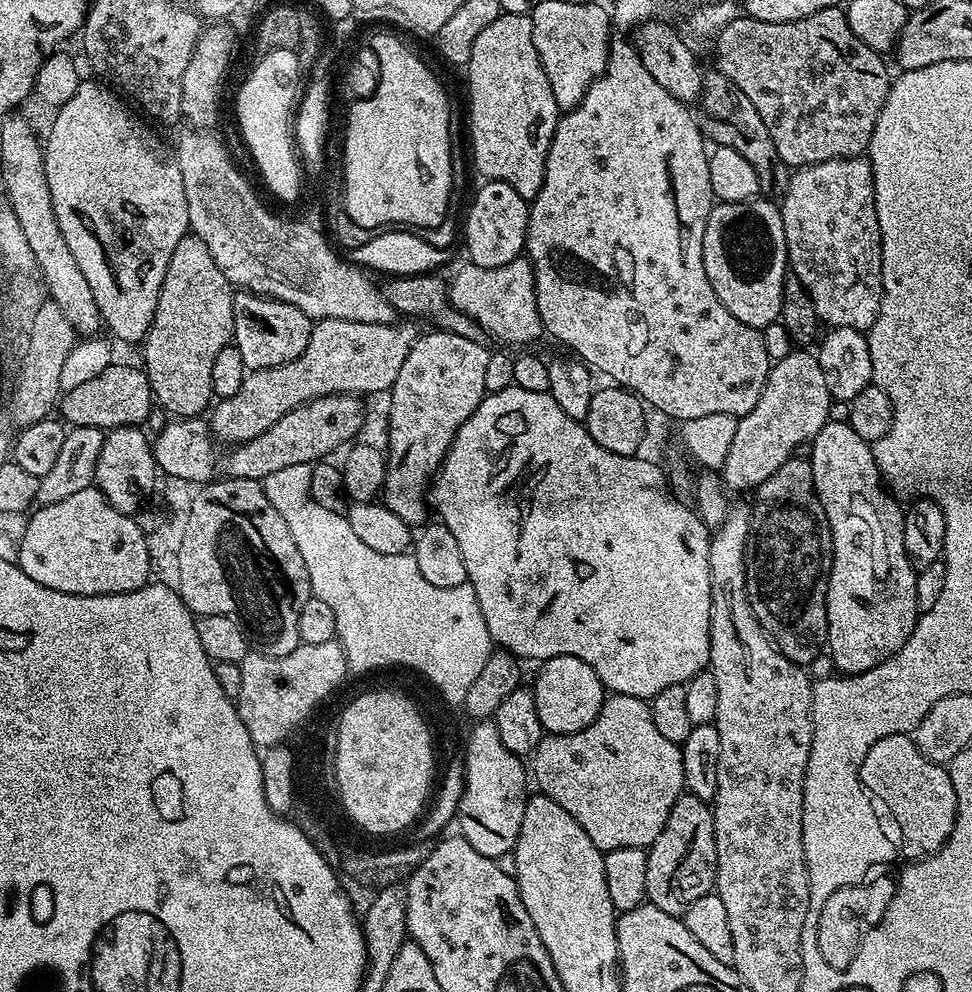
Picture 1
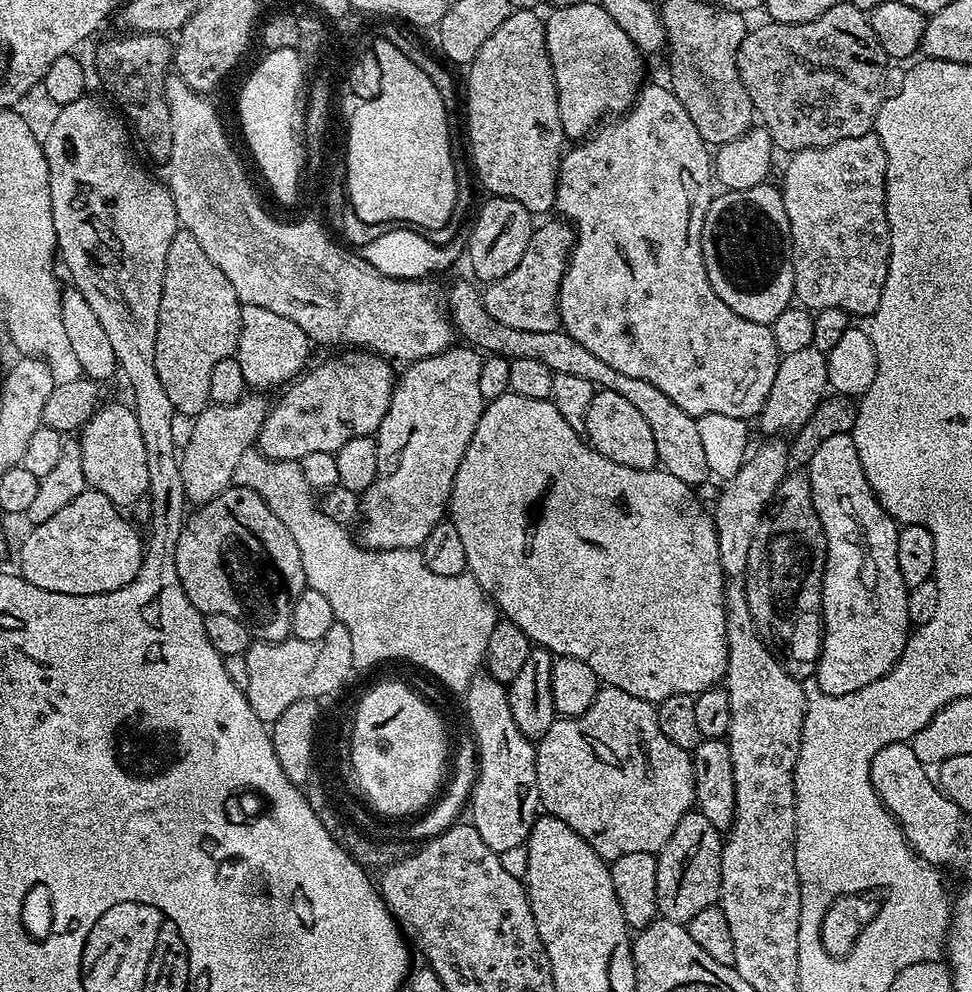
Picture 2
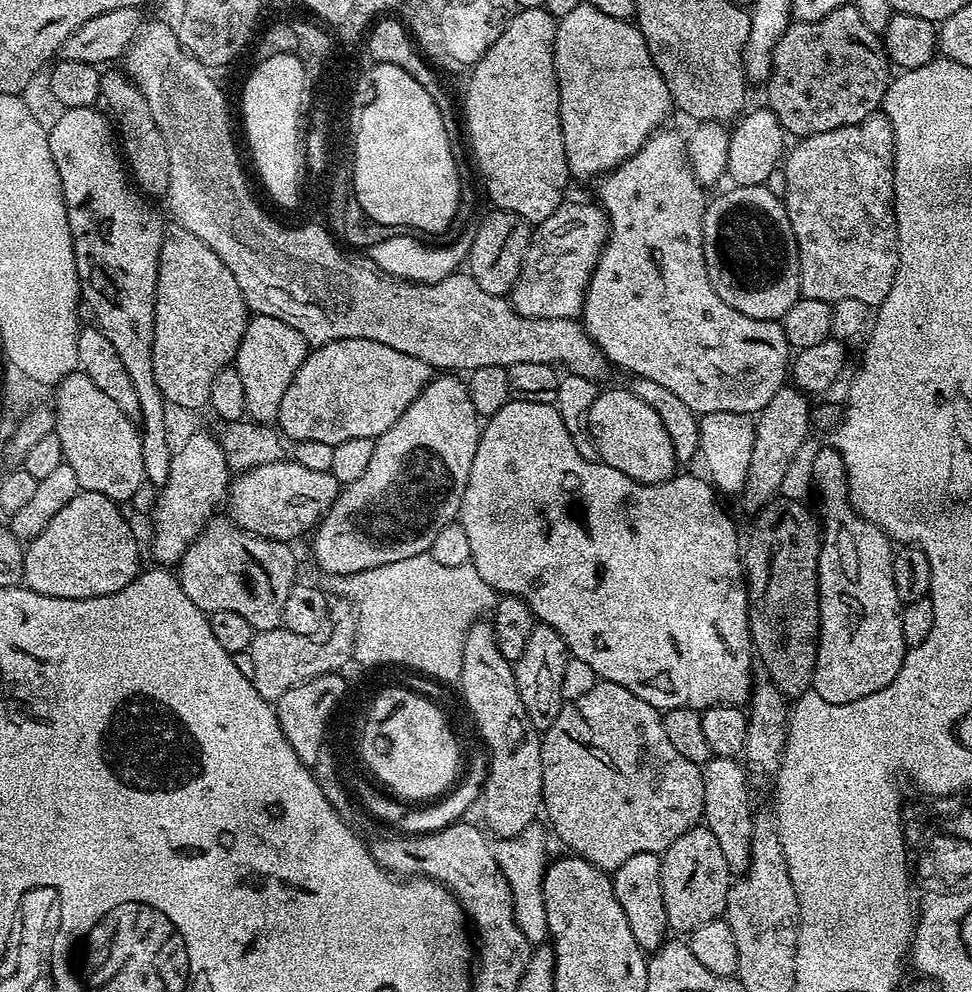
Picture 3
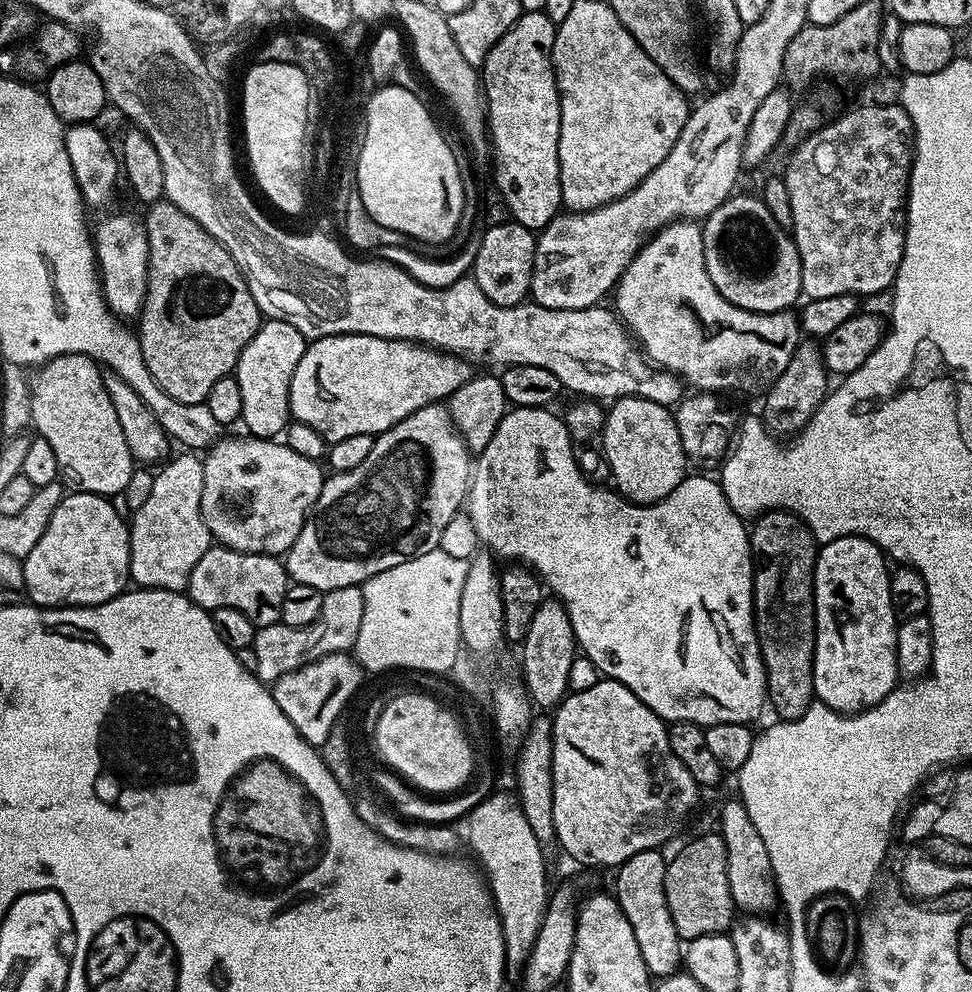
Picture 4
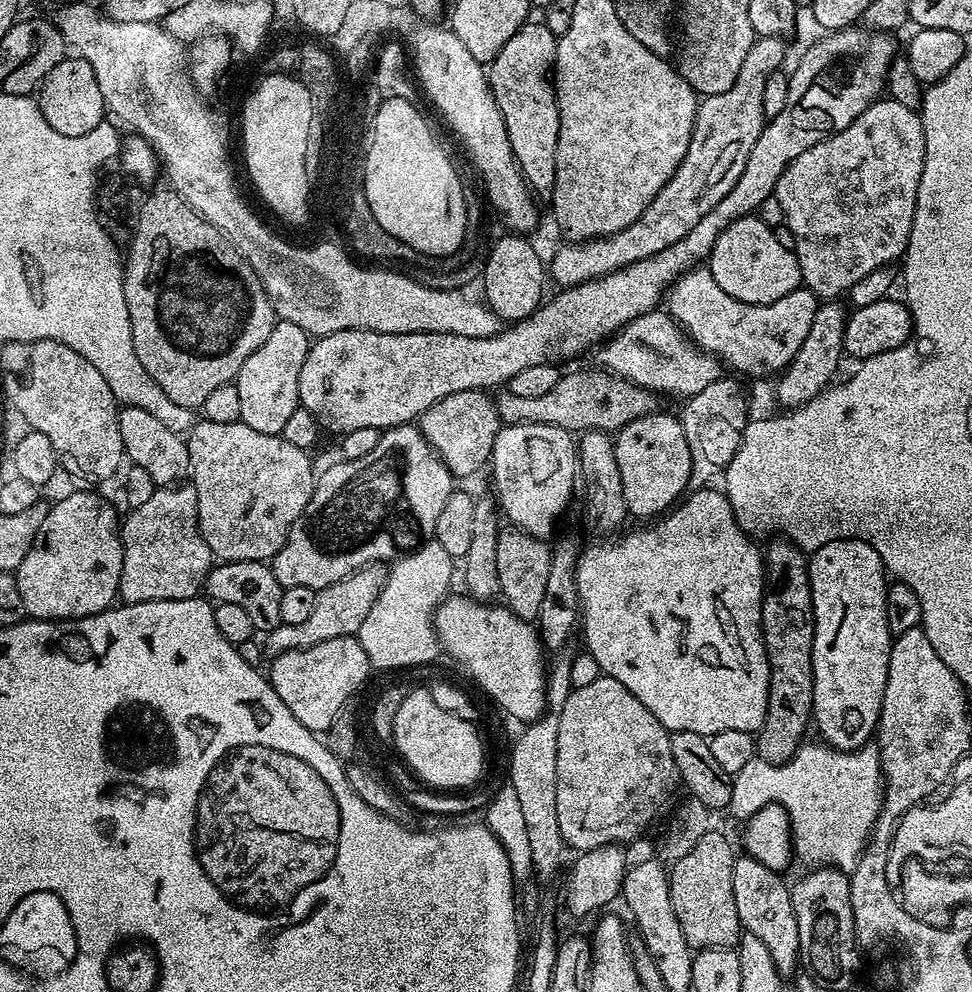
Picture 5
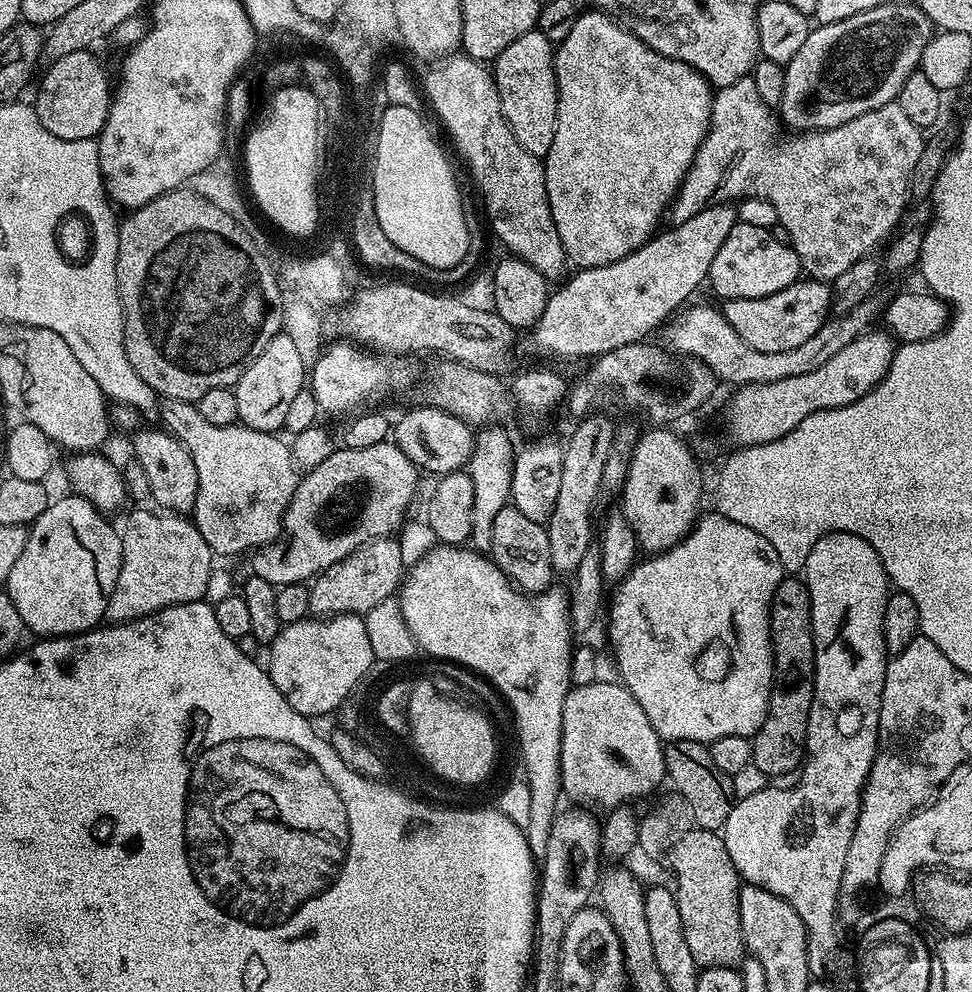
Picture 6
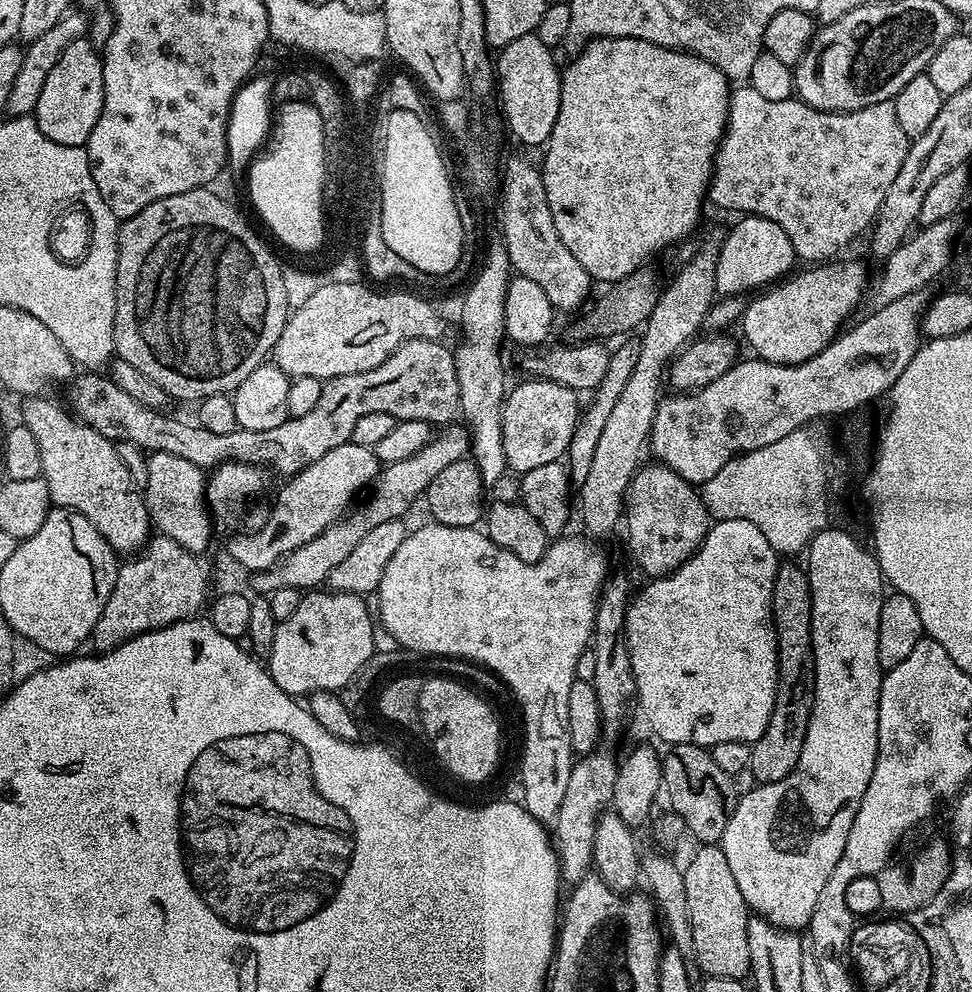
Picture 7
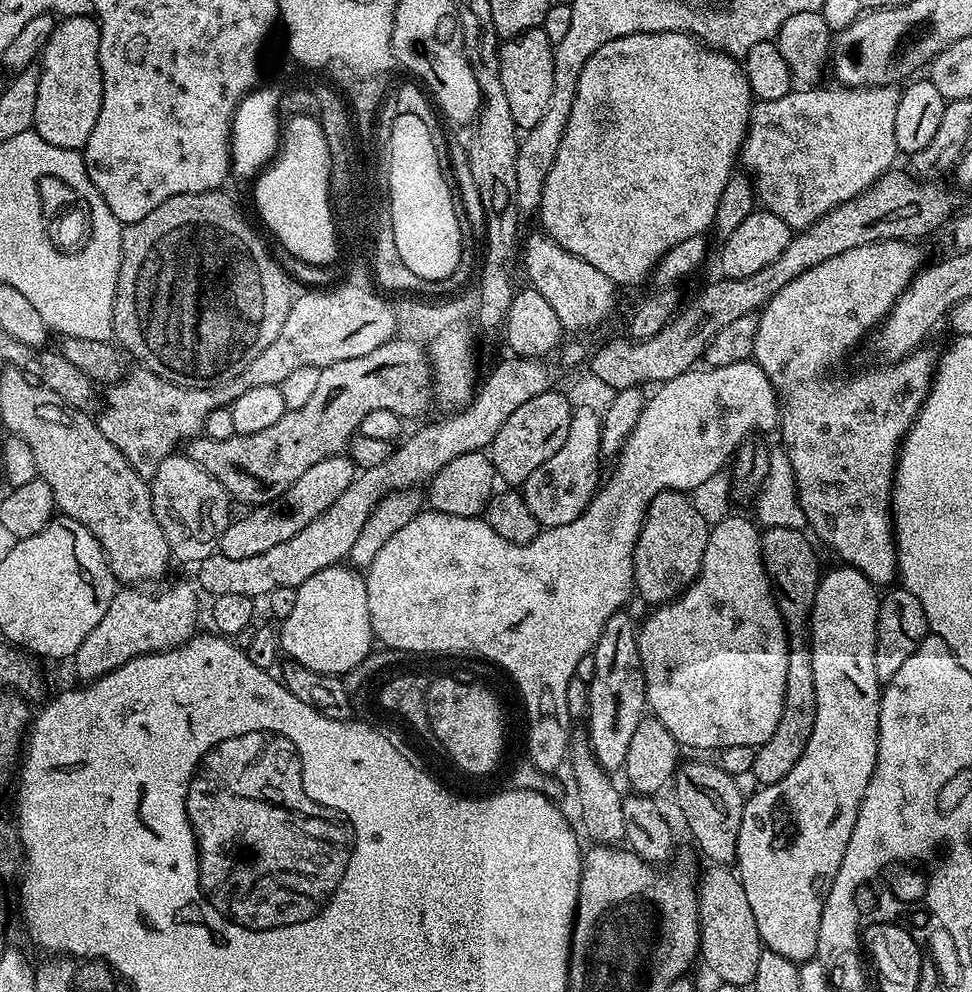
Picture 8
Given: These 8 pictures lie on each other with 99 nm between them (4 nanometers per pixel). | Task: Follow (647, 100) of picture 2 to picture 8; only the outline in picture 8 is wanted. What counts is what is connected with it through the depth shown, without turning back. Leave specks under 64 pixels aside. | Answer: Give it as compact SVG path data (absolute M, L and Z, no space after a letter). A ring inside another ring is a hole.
M907 240L870 242L866 246L854 246L854 250L846 250L835 258L826 258L826 262L818 262L818 266L806 270L806 274L798 274L798 278L782 286L759 313L758 334L752 351L757 366L770 378L780 402L778 433L784 439L782 451L790 458L805 525L812 527L811 535L833 548L845 565L857 568L877 586L891 585L898 576L896 533L892 527L892 482L900 445L928 396L928 385L934 375L934 356L917 350L880 366L884 368L872 368L845 380L840 376L832 377L831 372L832 367L888 315L912 277L920 271L920 252L914 245Z

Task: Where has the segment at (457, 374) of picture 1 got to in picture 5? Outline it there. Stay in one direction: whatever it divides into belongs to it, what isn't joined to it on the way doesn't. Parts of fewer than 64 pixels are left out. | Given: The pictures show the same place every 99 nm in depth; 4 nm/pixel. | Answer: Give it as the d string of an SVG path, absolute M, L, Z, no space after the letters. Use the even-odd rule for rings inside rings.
M412 424L387 429L370 454L353 460L341 459L339 463L330 465L321 476L319 473L315 477L306 510L298 522L294 522L282 550L270 561L274 578L278 578L285 589L310 586L319 590L353 576L359 568L384 562L380 560L395 561L431 541L436 534L438 514L442 514L442 506L454 490L452 471L436 457L436 451L429 446L419 427Z

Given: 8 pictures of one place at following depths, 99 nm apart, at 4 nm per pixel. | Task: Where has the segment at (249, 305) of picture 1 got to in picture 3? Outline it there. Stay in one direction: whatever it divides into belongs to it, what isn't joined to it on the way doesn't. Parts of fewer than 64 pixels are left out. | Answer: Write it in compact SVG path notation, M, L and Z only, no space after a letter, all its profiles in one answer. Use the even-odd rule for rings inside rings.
M253 315L249 319L234 361L242 378L242 391L246 393L247 419L265 426L276 420L282 398L309 351L308 341L298 334L298 330L294 330L294 326L286 326L286 322L278 322L278 318L269 316Z

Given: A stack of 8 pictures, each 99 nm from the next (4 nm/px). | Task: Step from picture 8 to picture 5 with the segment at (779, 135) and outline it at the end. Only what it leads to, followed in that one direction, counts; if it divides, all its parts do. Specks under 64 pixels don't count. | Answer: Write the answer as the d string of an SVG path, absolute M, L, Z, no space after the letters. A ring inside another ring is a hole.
M753 50L746 54L746 62L742 62L742 70L738 70L738 82L726 90L726 94L714 94L705 96L699 101L696 109L696 121L690 138L690 146L686 146L686 154L678 166L678 170L658 190L654 202L646 206L646 210L636 222L630 222L624 230L618 230L618 234L603 236L597 240L585 240L583 242L564 242L561 248L550 260L550 280L560 288L573 288L587 280L593 280L599 276L605 276L619 268L630 266L634 262L640 262L642 258L650 258L654 254L666 250L666 246L674 246L678 238L686 238L690 229L706 215L709 210L714 210L726 194L730 194L730 186L738 182L738 174L742 174L742 166L746 166L746 158L750 158L750 150L754 142L758 142L760 131L765 126L766 117L762 110L762 90L764 89L764 77L766 68L760 65L759 51ZM881 98L875 100L865 112L858 114L858 118L854 118L854 122L850 122L850 126L846 126L846 130L833 132L822 142L810 146L810 150L798 154L798 158L794 158L794 162L790 162L785 166L784 173L780 175L776 183L774 200L775 203L780 203L780 212L784 215L784 220L788 223L788 228L792 231L793 238L796 239L794 251L798 258L800 279L803 287L809 288L821 301L832 302L847 294L854 286L854 282L859 282L861 278L866 278L866 274L871 274L879 268L895 265L903 257L904 251L908 249L908 239L910 238L912 223L914 222L914 210L916 209L916 199L918 198L918 182L922 182L925 158L926 138L924 137L924 127L920 121L919 111L915 108L902 106L902 102L897 100Z

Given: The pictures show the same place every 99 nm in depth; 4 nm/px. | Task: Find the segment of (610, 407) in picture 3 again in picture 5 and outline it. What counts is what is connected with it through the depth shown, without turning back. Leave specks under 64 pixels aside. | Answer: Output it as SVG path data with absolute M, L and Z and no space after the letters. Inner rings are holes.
M657 410L642 418L634 418L634 422L615 433L614 443L618 470L622 470L622 495L633 517L659 517L685 495L691 478L691 458L679 415L671 416Z

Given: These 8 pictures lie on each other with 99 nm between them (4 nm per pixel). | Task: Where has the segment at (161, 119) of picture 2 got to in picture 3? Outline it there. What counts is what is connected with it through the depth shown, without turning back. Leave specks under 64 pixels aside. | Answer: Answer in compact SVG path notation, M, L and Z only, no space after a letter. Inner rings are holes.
M105 71L100 77L100 94L103 103L108 103L107 111L114 117L118 129L118 148L132 183L145 197L167 197L170 186L170 150L166 150L166 138L162 138L162 130L158 130L144 95L140 93L140 87L123 71Z

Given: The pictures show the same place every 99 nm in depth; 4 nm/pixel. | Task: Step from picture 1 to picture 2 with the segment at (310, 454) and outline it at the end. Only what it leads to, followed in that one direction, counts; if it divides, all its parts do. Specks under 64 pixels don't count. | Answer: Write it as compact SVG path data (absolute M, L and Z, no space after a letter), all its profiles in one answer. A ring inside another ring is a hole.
M364 350L353 360L328 360L317 368L309 367L299 378L291 381L283 389L284 397L271 405L270 411L260 431L258 451L269 460L301 460L314 450L336 452L350 438L371 436L380 428L386 410L390 410L390 398L394 387L393 365L385 357Z

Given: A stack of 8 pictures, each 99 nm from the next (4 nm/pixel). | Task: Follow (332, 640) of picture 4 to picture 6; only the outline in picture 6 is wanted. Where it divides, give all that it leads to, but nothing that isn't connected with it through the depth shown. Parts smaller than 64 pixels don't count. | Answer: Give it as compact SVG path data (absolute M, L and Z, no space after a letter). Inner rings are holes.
M399 539L371 540L311 581L310 613L316 618L364 616L383 600L391 600L397 595L405 572Z

